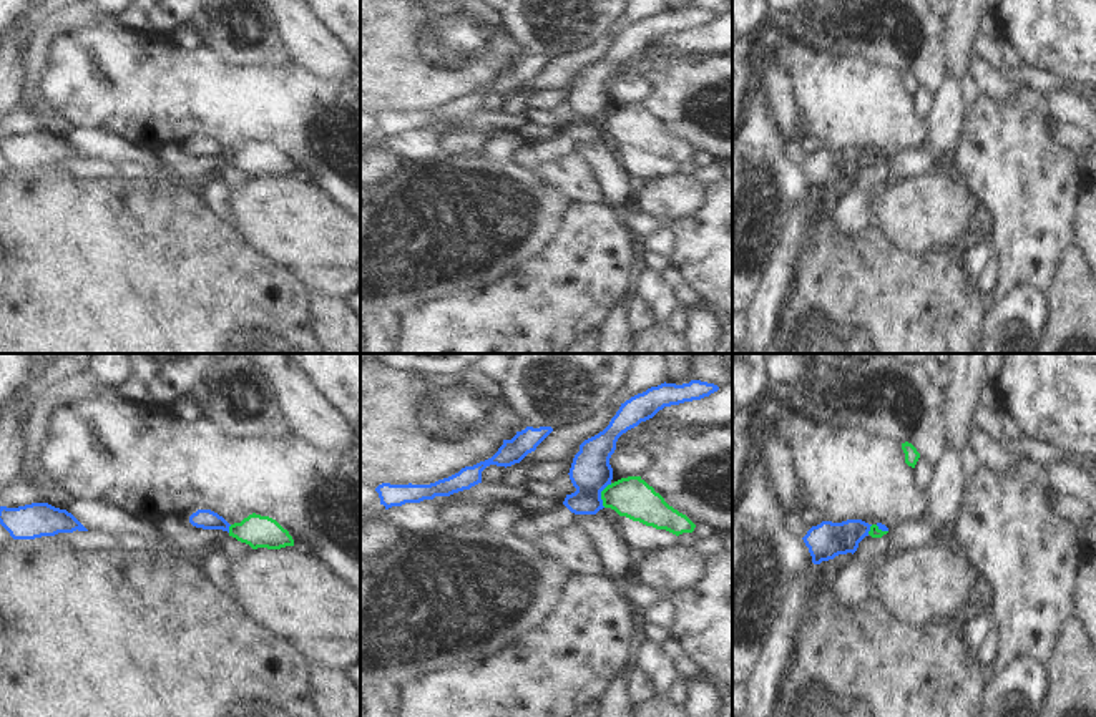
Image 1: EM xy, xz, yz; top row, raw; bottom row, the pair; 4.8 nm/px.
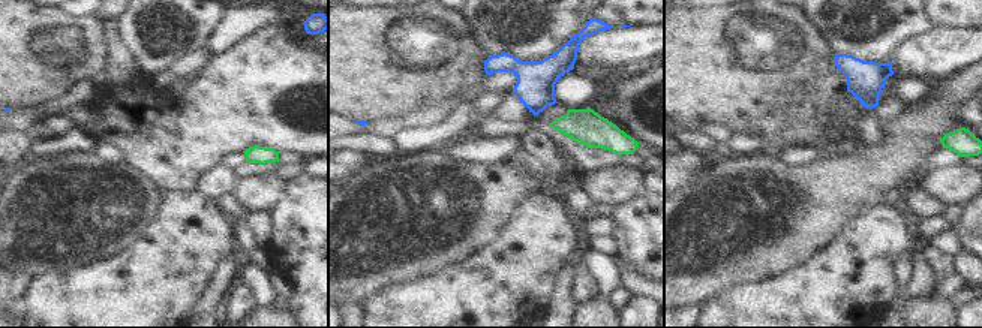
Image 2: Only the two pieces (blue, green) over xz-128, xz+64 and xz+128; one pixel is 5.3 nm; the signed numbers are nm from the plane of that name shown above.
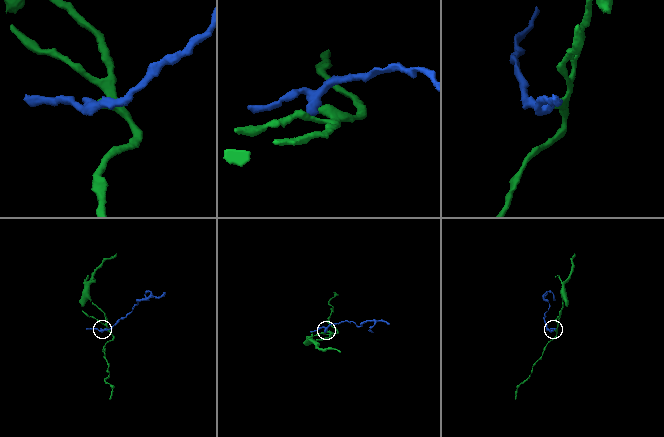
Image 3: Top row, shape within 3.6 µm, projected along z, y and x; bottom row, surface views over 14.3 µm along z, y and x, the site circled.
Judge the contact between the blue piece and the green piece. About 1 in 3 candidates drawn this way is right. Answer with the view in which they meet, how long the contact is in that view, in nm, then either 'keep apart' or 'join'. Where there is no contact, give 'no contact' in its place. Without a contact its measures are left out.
xz | 130 nm | keep apart

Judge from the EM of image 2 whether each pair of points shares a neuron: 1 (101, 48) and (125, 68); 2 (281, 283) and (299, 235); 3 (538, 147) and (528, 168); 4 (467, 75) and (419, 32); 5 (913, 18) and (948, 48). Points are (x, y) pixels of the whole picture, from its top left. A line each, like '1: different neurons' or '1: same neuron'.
1: different neurons
2: different neurons
3: different neurons
4: same neuron
5: different neurons

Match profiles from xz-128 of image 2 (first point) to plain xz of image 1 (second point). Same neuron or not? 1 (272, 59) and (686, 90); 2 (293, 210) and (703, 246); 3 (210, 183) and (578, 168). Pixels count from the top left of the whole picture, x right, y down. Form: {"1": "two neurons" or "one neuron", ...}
{"1": "one neuron", "2": "one neuron", "3": "two neurons"}

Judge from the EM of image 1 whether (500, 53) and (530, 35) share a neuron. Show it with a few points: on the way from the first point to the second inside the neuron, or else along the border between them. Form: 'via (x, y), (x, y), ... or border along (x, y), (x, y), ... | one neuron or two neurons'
border along (502, 17), (502, 27), (508, 37), (527, 53) | two neurons

